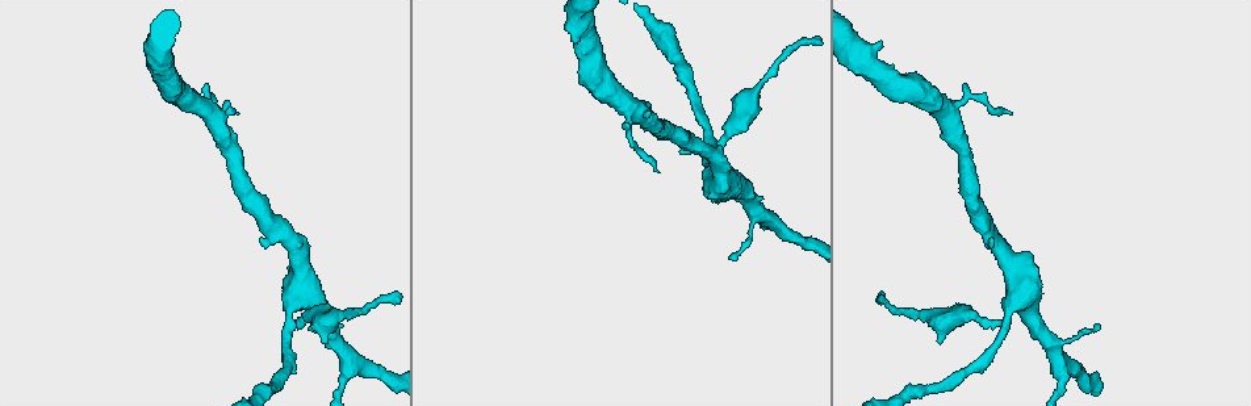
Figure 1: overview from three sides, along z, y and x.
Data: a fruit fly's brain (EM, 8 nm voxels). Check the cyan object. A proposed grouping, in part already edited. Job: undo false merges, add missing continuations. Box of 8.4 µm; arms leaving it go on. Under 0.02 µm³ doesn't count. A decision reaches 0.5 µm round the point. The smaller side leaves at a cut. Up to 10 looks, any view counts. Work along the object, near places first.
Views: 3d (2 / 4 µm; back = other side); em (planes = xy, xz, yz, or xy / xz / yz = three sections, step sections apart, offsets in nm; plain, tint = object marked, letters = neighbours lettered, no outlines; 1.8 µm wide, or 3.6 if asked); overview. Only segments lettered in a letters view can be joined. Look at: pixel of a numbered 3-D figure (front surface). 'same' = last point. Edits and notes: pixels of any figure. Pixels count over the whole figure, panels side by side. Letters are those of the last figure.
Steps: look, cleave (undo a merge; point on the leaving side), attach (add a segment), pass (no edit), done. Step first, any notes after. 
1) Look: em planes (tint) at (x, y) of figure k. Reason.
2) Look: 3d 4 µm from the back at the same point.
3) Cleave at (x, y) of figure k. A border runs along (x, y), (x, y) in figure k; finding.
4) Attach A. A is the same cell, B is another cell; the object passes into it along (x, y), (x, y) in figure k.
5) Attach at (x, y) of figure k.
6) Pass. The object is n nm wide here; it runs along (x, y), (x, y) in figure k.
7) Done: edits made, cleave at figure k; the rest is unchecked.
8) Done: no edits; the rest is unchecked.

Look: 3d 4 µm at (1008, 113) of figure 1. Thin end.

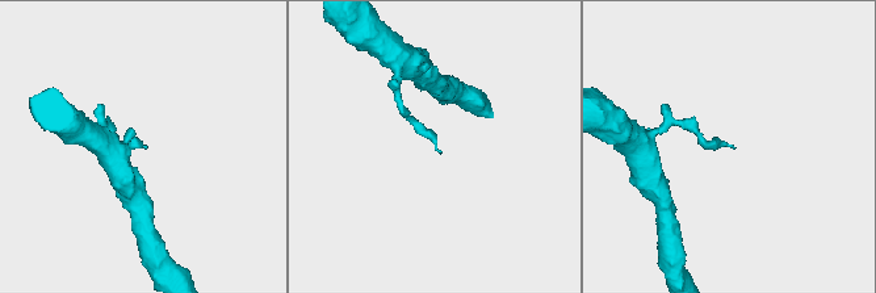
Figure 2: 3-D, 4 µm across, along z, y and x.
Look: em planes (letters) at (439, 151) of figure 2.

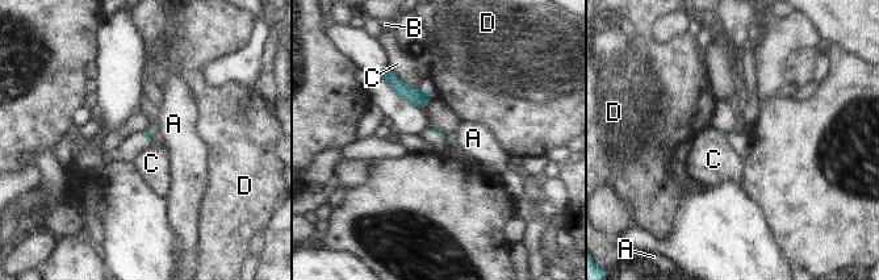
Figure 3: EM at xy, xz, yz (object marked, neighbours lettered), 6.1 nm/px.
Pass. The longest contact is with C, 260 nm; A, B, C and D are other cells; a border runs along (388, 65), (402, 82), (423, 88) in figure 3; no lettered segment goes on from it.

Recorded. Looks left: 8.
Look: 3d 4 µm at (290, 302) of figure 1. A fork.

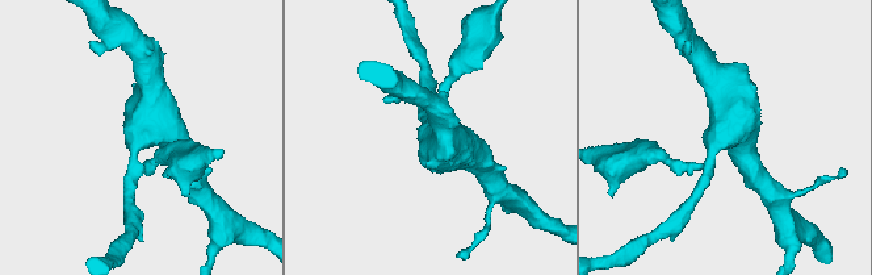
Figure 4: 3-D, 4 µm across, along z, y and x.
Look: em planes (letters) at (431, 132) of figure 4.

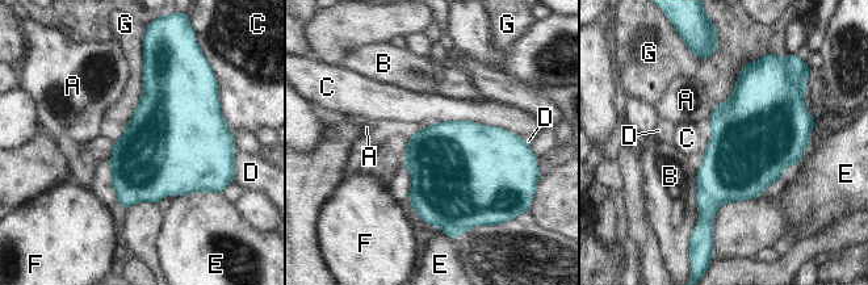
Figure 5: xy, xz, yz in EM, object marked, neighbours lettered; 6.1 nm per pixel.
Pass. A, B, C, D, E, F and G are other cells; a border runs along (143, 54), (143, 92), (125, 126) in figure 5; one neuron here.

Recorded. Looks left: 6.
Look: em xy step 8 (tint) at (773, 218) of figure 1.

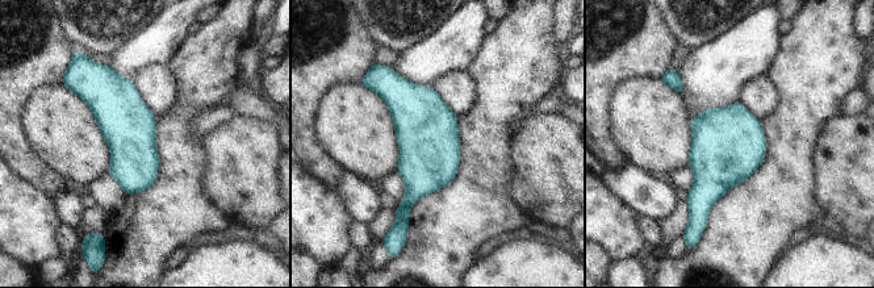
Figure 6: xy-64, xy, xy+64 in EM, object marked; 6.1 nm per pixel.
Look: em xy step 8 (letters) at the same point.

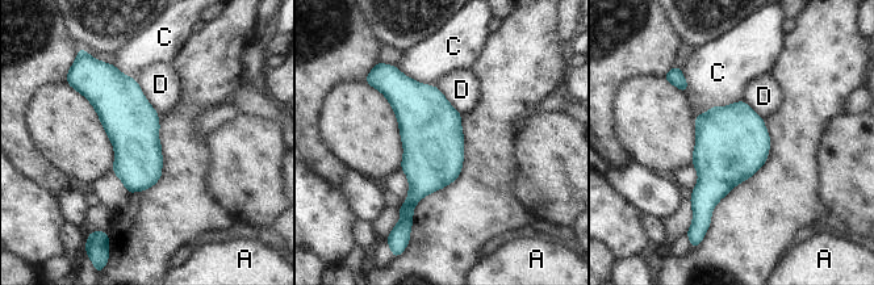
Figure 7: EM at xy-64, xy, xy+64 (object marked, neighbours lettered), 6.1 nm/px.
Pass. The longest contact is with C, 320 nm; A, C and D are other cells; a border runs along (134, 79), (146, 100), (158, 113) in figure 7; all the same neuron.

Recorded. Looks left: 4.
Look: em xy step 16 (letters) at (917, 317) of figure 1. Calibre changes.

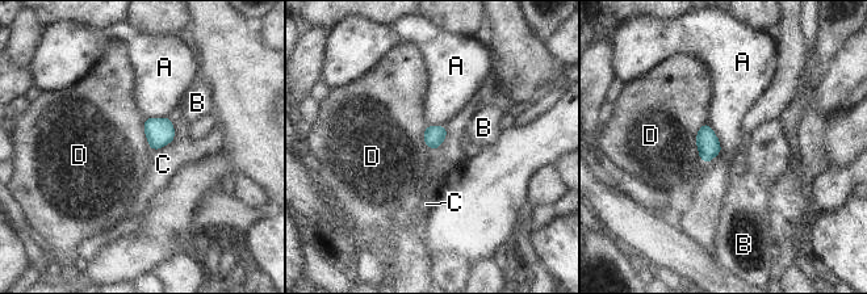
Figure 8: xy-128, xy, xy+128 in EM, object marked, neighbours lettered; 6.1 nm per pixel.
Pass. A, B, C and D are other cells; a border runs along (706, 122), (696, 134), (700, 160) in figure 8; all the same neuron.

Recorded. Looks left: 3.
Done: no edits; the rest is unchecked.

